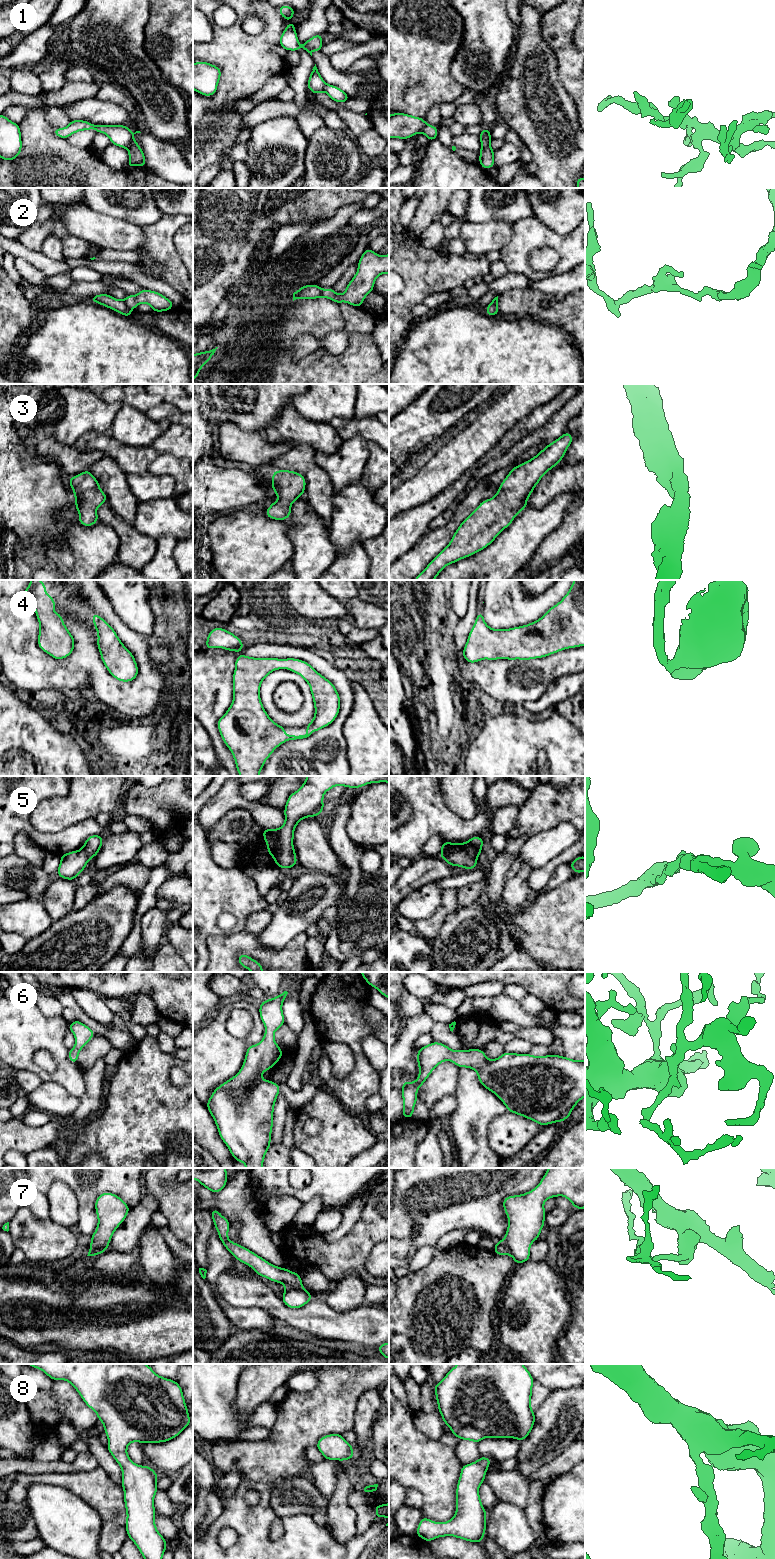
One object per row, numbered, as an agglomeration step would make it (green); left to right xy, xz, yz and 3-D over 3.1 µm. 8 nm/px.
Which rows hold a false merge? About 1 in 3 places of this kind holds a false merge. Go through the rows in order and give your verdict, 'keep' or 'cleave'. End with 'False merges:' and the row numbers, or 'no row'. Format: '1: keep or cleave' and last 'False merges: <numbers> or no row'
1: cleave
2: cleave
3: keep
4: keep
5: cleave
6: keep
7: cleave
8: keep
False merges: 1, 2, 5, 7

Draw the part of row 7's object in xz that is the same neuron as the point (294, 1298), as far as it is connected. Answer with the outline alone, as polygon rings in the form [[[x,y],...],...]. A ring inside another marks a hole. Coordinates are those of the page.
[[[286,1287],[282,1295],[283,1303],[289,1308],[301,1308],[306,1305],[313,1296],[304,1288]]]

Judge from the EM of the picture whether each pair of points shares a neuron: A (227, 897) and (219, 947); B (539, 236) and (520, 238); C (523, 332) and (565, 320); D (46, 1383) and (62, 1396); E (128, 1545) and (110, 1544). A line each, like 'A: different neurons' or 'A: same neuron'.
A: different neurons
B: same neuron
C: different neurons
D: different neurons
E: different neurons

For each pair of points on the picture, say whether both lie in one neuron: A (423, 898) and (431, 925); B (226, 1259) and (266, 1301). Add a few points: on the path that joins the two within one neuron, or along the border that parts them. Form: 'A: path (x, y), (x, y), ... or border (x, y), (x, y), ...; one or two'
A: border (442, 896), (441, 903), (430, 916), (414, 922); two
B: border (226, 1270), (223, 1270), (216, 1280), (217, 1292); two

